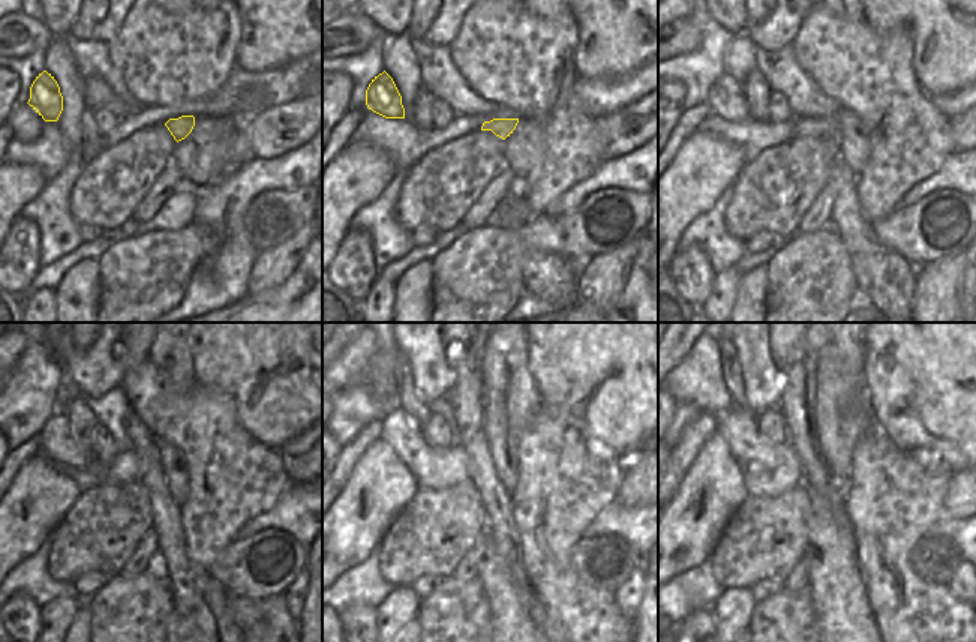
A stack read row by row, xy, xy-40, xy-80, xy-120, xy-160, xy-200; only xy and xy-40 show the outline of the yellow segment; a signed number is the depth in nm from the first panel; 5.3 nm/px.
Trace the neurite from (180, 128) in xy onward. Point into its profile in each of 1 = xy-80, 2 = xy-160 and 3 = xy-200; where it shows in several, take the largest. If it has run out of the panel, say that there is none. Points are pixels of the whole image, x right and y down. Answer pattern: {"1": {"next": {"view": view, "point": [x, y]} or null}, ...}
{"1": {"next": {"view": "xy-80", "point": [826, 128]}}, "2": {"next": {"view": "xy-160", "point": [435, 468]}}, "3": {"next": {"view": "xy-200", "point": [769, 470]}}}

